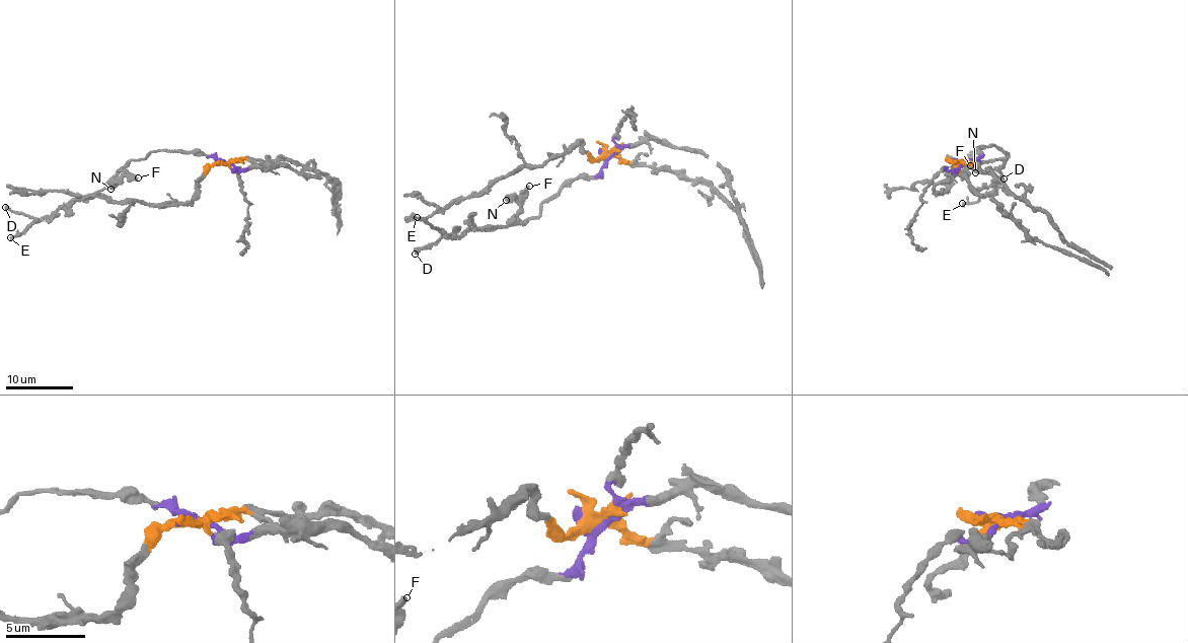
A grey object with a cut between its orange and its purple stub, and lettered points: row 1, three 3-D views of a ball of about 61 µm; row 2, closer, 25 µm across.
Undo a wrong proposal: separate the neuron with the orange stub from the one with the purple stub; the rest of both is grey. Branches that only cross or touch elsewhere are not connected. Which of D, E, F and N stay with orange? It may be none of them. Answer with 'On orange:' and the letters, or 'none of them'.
On orange: none of them

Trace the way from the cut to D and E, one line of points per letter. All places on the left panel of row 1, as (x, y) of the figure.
D: (224, 161), (154, 150), (126, 164), (102, 189), (72, 198), (51, 216), (32, 218), (5, 206)
E: (224, 161), (154, 150), (126, 164), (102, 189), (72, 198), (51, 216), (32, 220), (9, 237)

